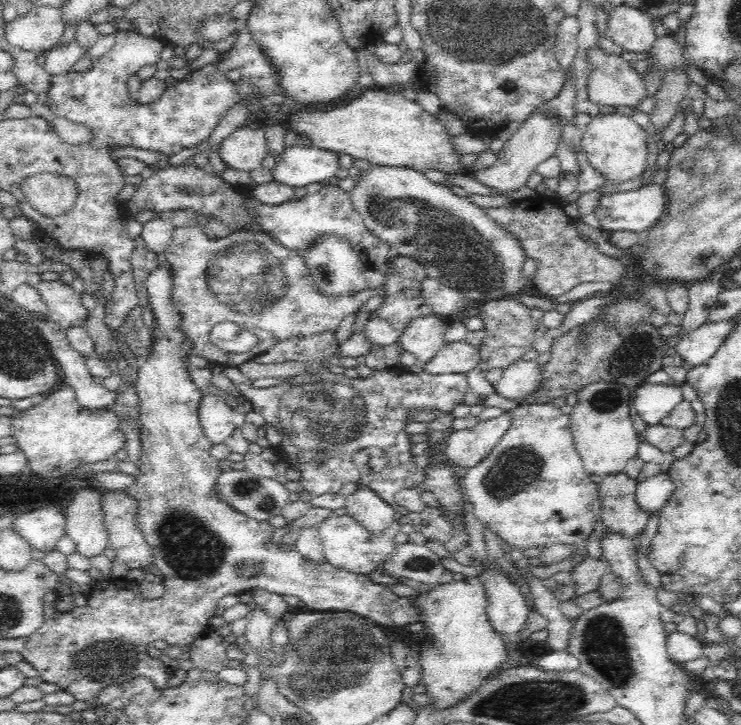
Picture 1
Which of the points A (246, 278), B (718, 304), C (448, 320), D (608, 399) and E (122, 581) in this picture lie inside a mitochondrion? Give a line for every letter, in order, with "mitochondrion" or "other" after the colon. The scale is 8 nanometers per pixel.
A: mitochondrion
B: other
C: other
D: mitochondrion
E: other

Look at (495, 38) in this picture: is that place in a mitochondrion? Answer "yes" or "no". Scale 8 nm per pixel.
yes

